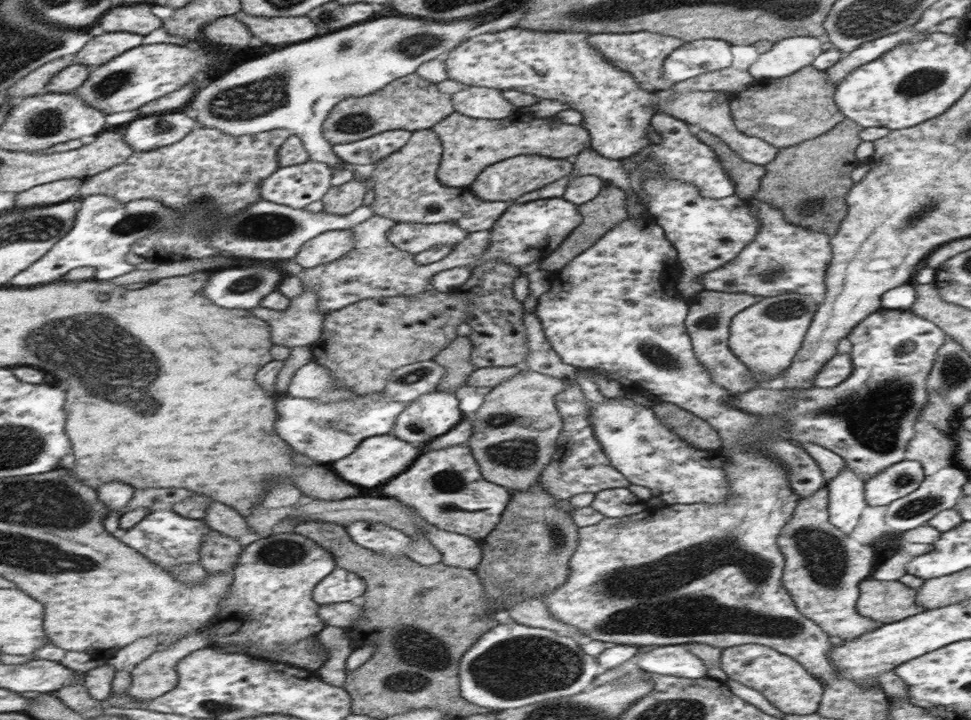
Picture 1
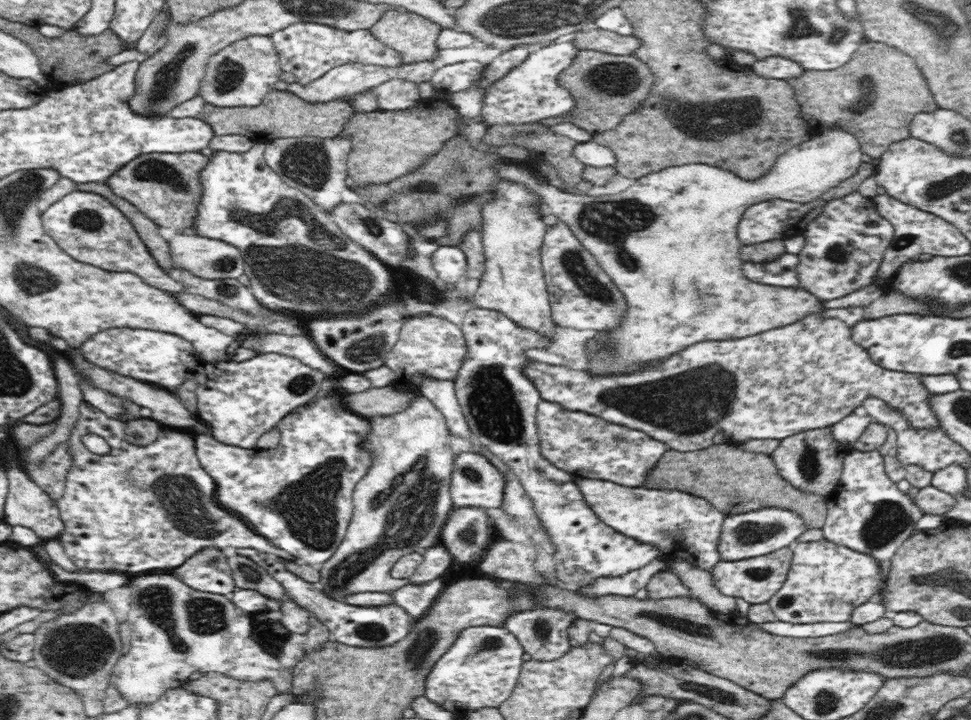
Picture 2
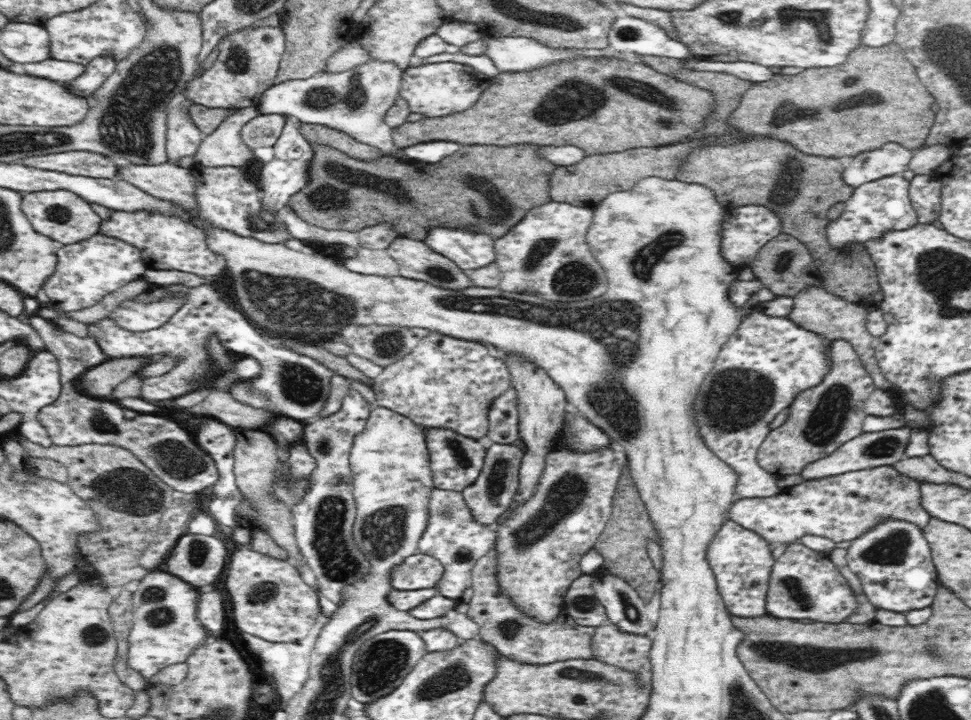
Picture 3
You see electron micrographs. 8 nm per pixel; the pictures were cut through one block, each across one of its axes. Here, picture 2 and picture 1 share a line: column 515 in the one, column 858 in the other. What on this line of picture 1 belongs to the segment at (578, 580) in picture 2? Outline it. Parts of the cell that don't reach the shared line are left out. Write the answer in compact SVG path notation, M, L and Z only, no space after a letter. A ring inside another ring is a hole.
M880 308L860 321L847 339L852 343L849 355L853 360L853 372L841 385L829 389L810 387L801 392L790 392L776 385L734 395L727 404L743 413L768 419L785 417L785 430L788 432L786 437L789 440L800 446L811 442L812 445L833 451L844 460L846 467L850 467L866 482L866 479L878 475L892 464L905 460L908 448L906 444L914 436L914 424L919 422L923 409L929 404L928 382L936 364L938 350L942 348L942 343L946 343L946 334L937 323L930 322L913 311Z

